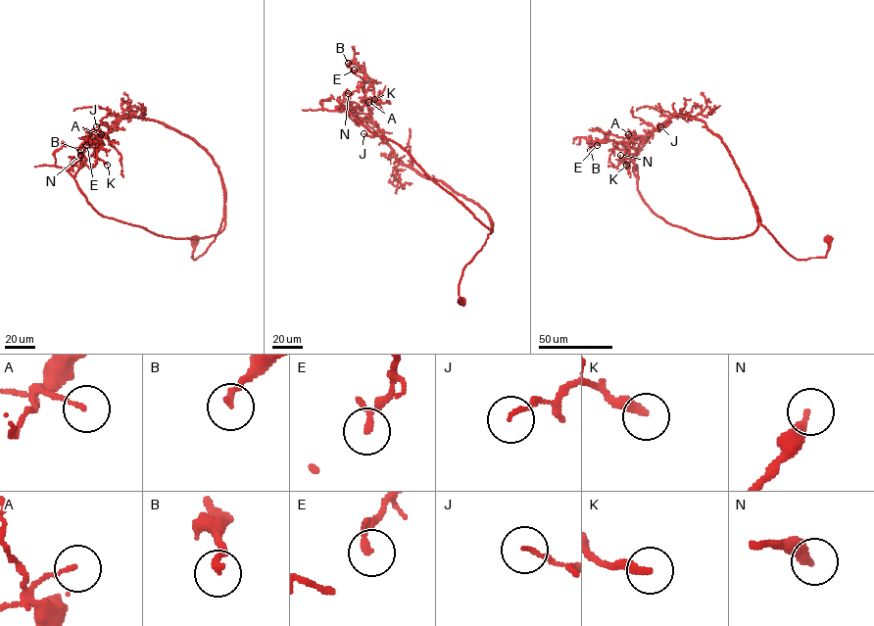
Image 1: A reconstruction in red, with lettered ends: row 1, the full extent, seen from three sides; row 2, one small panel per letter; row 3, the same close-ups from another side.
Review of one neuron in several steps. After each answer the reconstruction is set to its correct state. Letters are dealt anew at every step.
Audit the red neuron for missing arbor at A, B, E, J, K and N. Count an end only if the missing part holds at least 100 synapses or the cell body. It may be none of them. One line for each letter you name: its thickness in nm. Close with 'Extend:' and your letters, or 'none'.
Extend: none

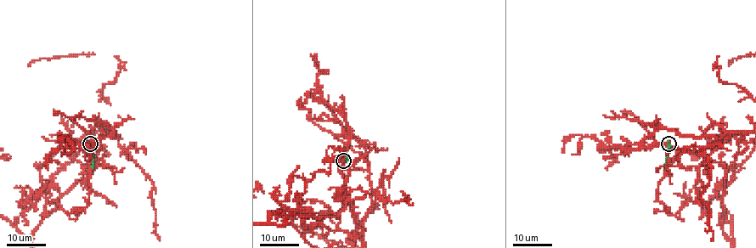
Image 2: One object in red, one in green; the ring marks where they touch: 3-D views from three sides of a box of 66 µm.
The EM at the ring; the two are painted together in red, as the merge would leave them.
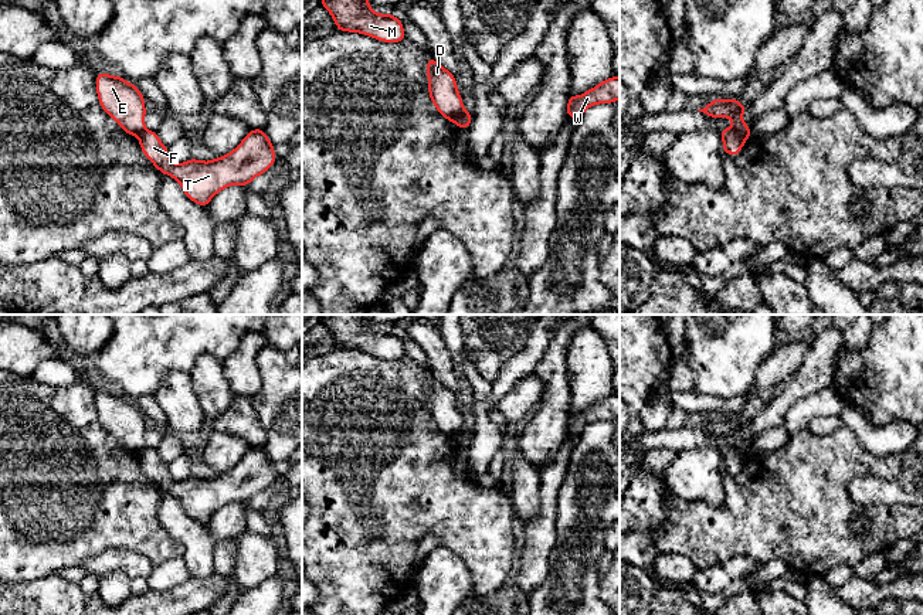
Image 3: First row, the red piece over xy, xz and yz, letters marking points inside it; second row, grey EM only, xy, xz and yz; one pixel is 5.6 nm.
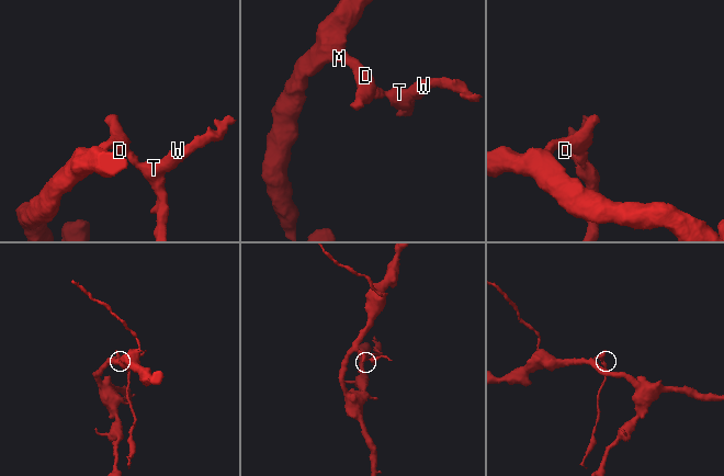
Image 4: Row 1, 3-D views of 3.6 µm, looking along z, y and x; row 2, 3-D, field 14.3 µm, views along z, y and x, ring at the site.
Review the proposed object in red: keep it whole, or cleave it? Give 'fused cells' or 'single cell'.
fused cells

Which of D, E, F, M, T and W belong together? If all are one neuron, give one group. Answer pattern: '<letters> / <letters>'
D E M / F T W

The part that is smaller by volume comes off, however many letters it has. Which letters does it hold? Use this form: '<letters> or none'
F, T, W

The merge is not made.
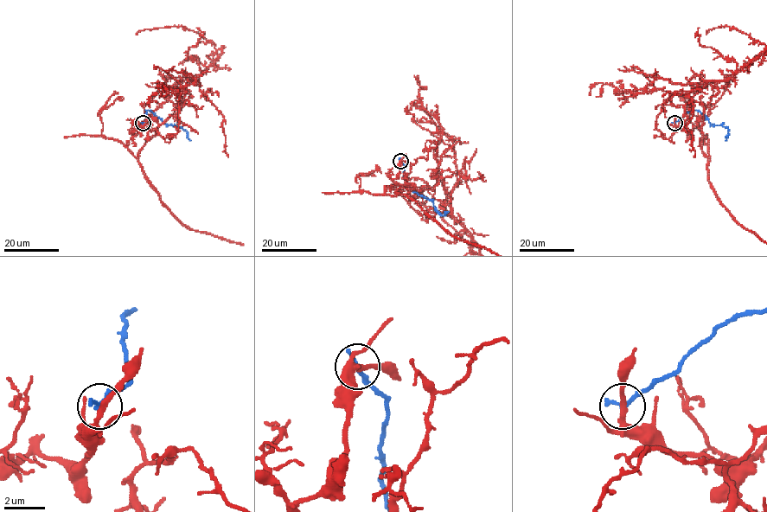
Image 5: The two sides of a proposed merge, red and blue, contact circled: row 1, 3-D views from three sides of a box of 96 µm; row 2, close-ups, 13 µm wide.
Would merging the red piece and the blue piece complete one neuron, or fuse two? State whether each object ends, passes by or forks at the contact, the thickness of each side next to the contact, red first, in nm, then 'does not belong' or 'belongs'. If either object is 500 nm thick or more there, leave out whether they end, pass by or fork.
red passes by | blue ends | 260/280 nm | does not belong

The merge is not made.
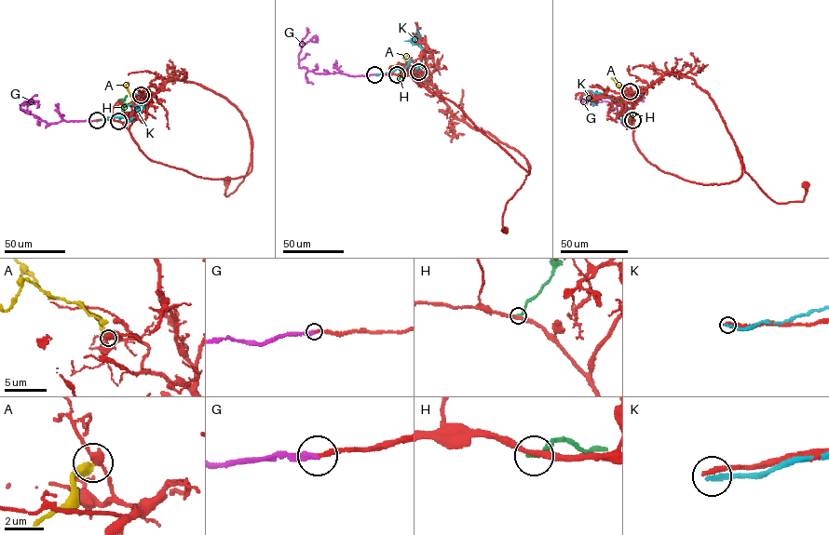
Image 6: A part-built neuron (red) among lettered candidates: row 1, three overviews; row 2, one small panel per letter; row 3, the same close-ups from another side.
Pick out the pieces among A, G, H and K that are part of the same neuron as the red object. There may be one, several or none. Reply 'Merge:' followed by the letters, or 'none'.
Merge: G

